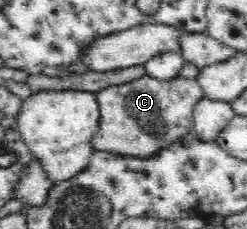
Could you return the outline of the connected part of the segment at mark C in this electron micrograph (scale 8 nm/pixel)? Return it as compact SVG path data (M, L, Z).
M144 75L142 78L109 86L96 93L100 109L100 129L92 138L94 150L119 154L121 157L150 158L155 157L160 150L180 141L193 131L194 109L198 101L202 99L203 92L196 79L174 77L170 80L158 80Z

